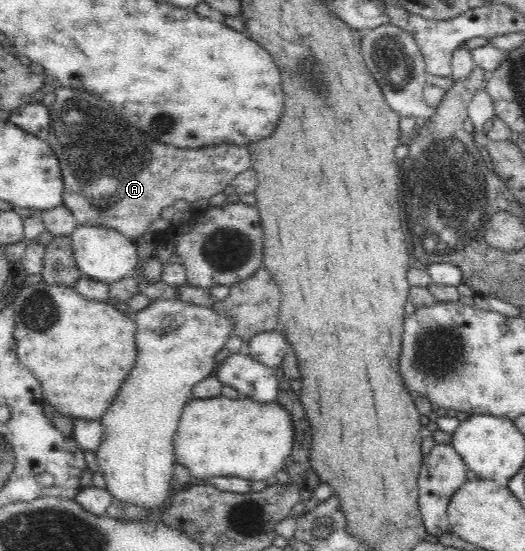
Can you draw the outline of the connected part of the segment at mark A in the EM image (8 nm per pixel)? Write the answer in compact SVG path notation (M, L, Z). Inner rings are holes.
M60 86L54 90L55 102L49 106L49 121L51 121L51 132L46 138L47 143L51 147L57 161L59 161L59 168L63 179L63 205L72 212L75 217L77 226L93 226L93 227L106 227L114 229L116 232L124 234L124 236L131 241L134 246L136 243L144 237L144 234L148 232L150 225L155 220L162 218L161 211L168 206L172 206L178 200L184 200L193 204L197 210L196 202L201 199L207 201L216 194L222 193L226 186L231 185L232 180L240 172L250 168L251 156L247 152L245 146L239 146L239 144L221 144L221 146L213 146L213 148L195 148L187 150L187 148L175 148L171 144L161 144L157 140L153 140L151 136L139 132L135 126L131 126L128 120L123 120L123 116L115 116L115 112L111 112L114 108L111 108L111 104L103 102L101 98L97 96L91 96L88 92L77 90L71 87Z

